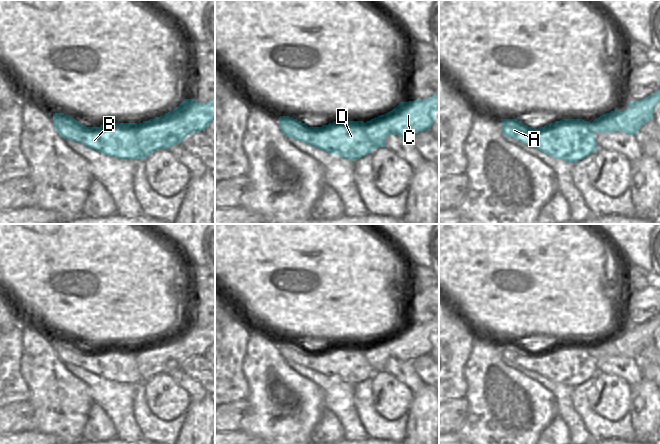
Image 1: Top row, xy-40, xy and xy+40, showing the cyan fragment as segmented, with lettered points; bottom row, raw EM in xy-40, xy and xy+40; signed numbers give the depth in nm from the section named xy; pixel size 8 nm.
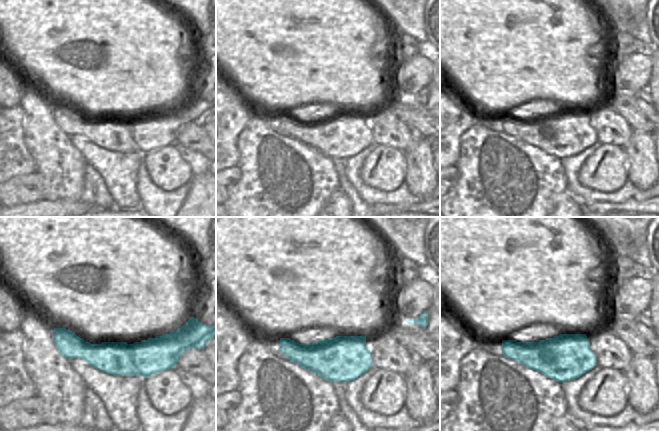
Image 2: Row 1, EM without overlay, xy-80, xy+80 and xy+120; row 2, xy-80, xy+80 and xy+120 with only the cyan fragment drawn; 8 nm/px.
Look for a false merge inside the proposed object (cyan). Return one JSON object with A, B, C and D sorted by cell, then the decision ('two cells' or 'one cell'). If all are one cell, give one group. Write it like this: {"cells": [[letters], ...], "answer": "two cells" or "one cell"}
{"cells": [["A", "B", "D"], ["C"]], "answer": "two cells"}

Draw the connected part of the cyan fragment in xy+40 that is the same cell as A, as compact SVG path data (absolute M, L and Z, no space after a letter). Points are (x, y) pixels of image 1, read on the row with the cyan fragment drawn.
M501 119L501 132L505 138L516 139L556 159L562 159L572 164L597 151L595 129L592 123L583 119L561 119L538 129L528 127L517 119Z

